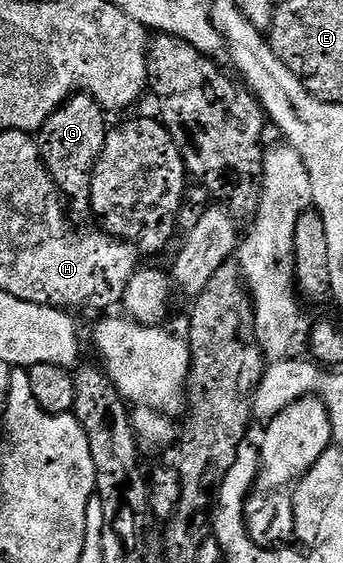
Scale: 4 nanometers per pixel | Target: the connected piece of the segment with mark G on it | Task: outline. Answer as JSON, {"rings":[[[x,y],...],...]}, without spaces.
{"rings":[[[81,92],[73,95],[70,101],[63,102],[41,130],[37,131],[36,141],[42,151],[52,180],[58,185],[63,199],[68,203],[68,210],[75,219],[91,213],[90,197],[92,196],[93,169],[104,148],[108,131],[107,111],[91,94]]]}

